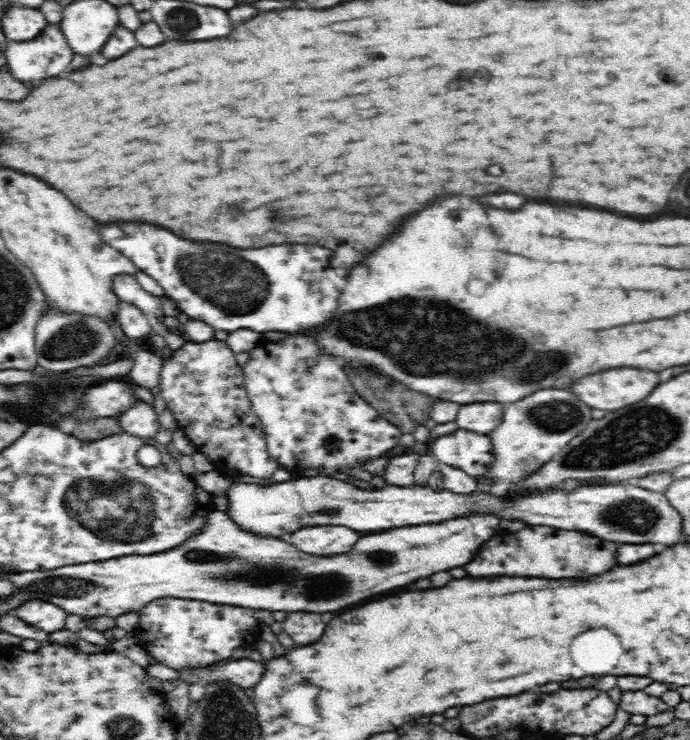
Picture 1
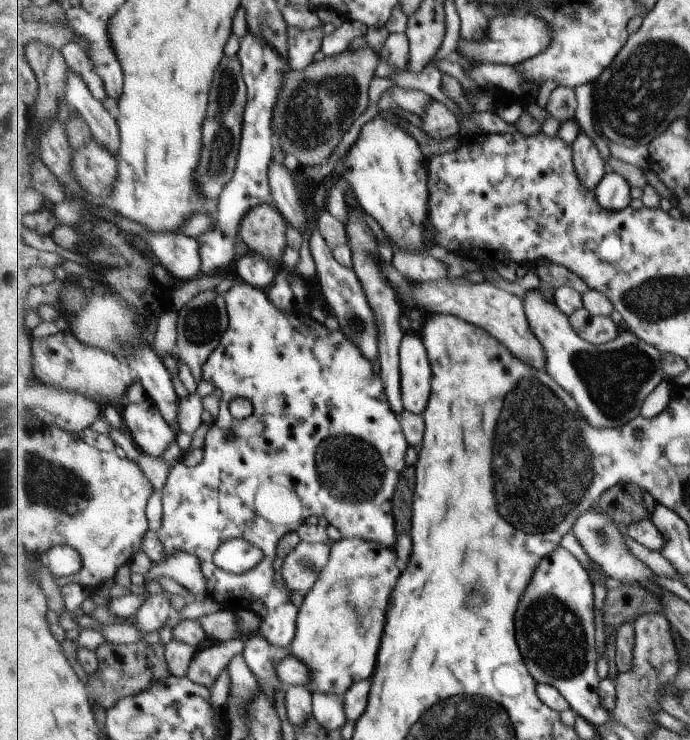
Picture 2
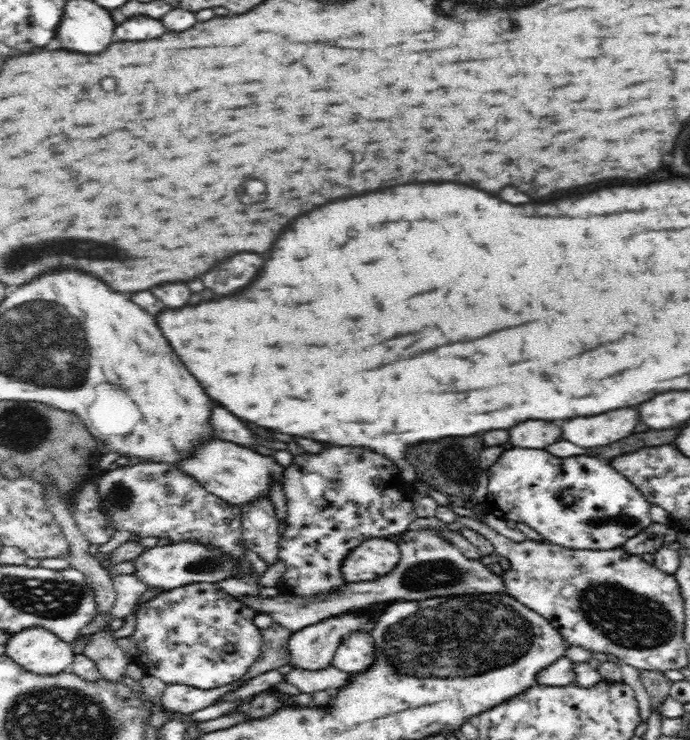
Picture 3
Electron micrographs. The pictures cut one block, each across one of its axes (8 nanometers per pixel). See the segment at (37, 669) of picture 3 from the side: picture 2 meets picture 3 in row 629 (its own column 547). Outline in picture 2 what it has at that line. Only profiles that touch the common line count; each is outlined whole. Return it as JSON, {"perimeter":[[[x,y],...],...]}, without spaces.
{"perimeter":[[[524,11],[515,14],[506,14],[505,16],[497,16],[491,18],[487,36],[479,42],[471,42],[471,40],[463,39],[463,44],[457,44],[457,53],[465,56],[467,60],[480,64],[503,64],[511,66],[519,66],[531,58],[535,58],[537,54],[543,54],[543,50],[547,50],[551,46],[551,42],[555,42],[555,28],[549,26],[543,18],[539,20],[537,16],[525,14]]]}

